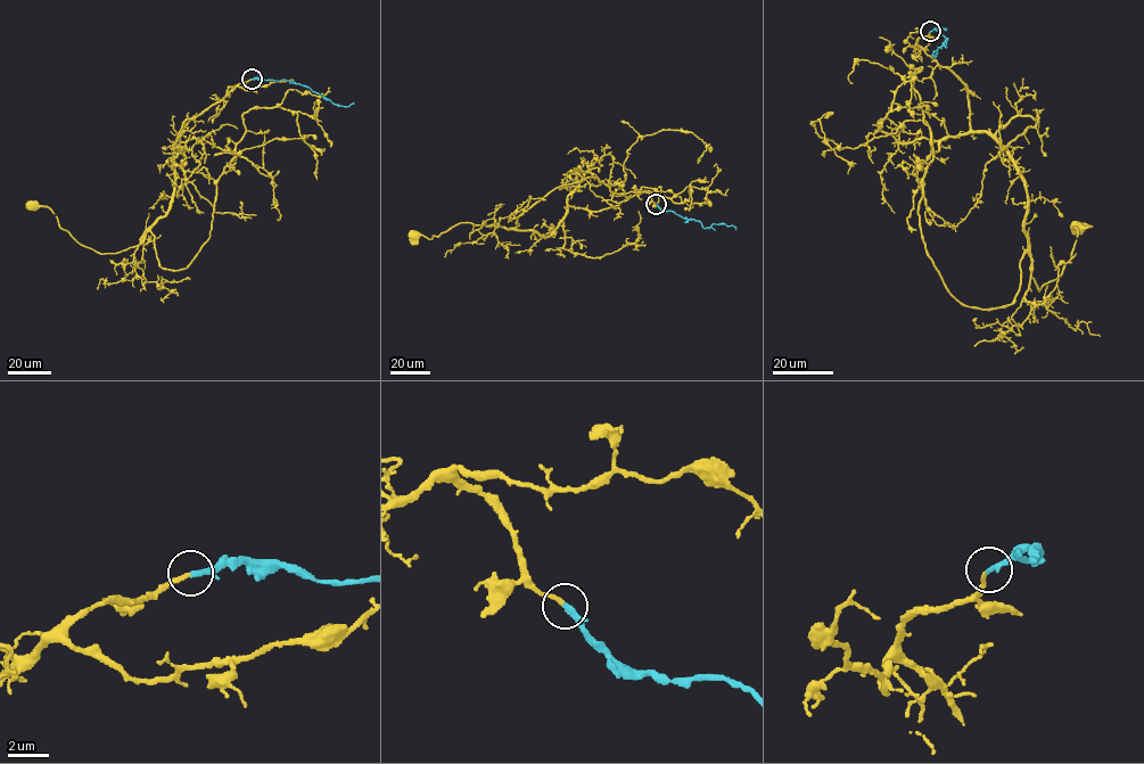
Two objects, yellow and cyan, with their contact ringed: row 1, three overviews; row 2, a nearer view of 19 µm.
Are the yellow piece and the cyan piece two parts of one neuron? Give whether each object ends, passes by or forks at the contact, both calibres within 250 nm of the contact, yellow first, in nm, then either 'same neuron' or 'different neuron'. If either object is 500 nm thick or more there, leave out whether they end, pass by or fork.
yellow ends there; cyan passes by; 200 nm thick on the yellow side, 190 nm on the other; same neuron

